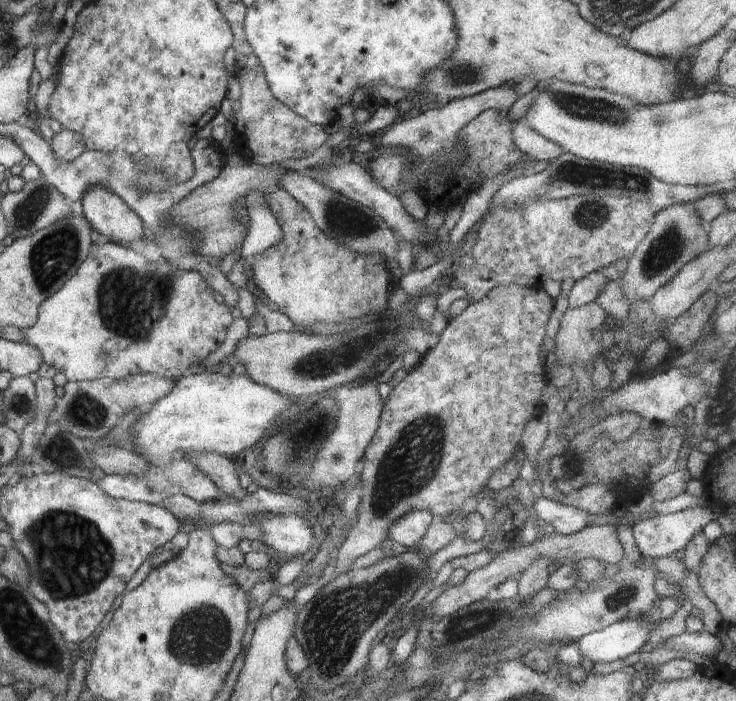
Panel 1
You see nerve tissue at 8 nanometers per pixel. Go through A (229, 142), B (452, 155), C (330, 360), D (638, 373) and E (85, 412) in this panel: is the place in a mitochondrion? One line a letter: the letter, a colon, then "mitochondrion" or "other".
A: other
B: mitochondrion
C: mitochondrion
D: other
E: mitochondrion

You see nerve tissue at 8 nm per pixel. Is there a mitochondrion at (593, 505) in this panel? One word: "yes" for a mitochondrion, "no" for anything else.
no

